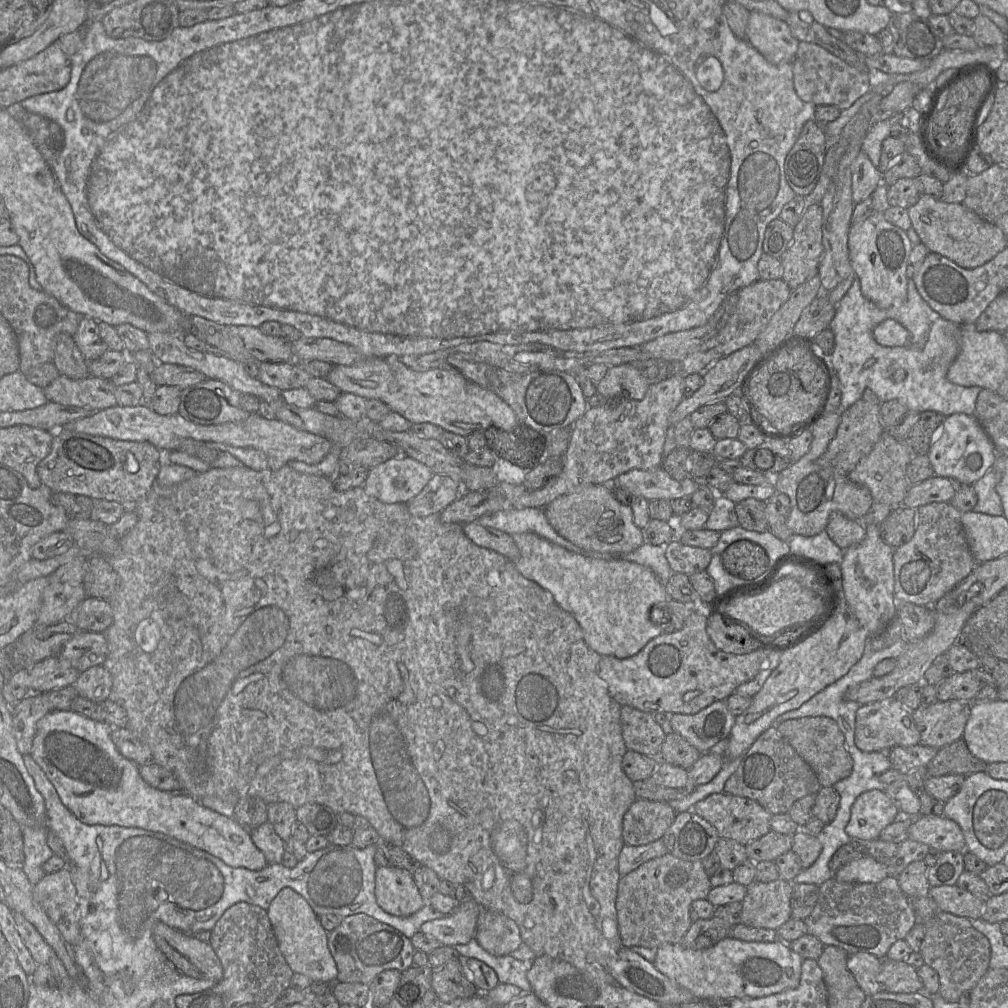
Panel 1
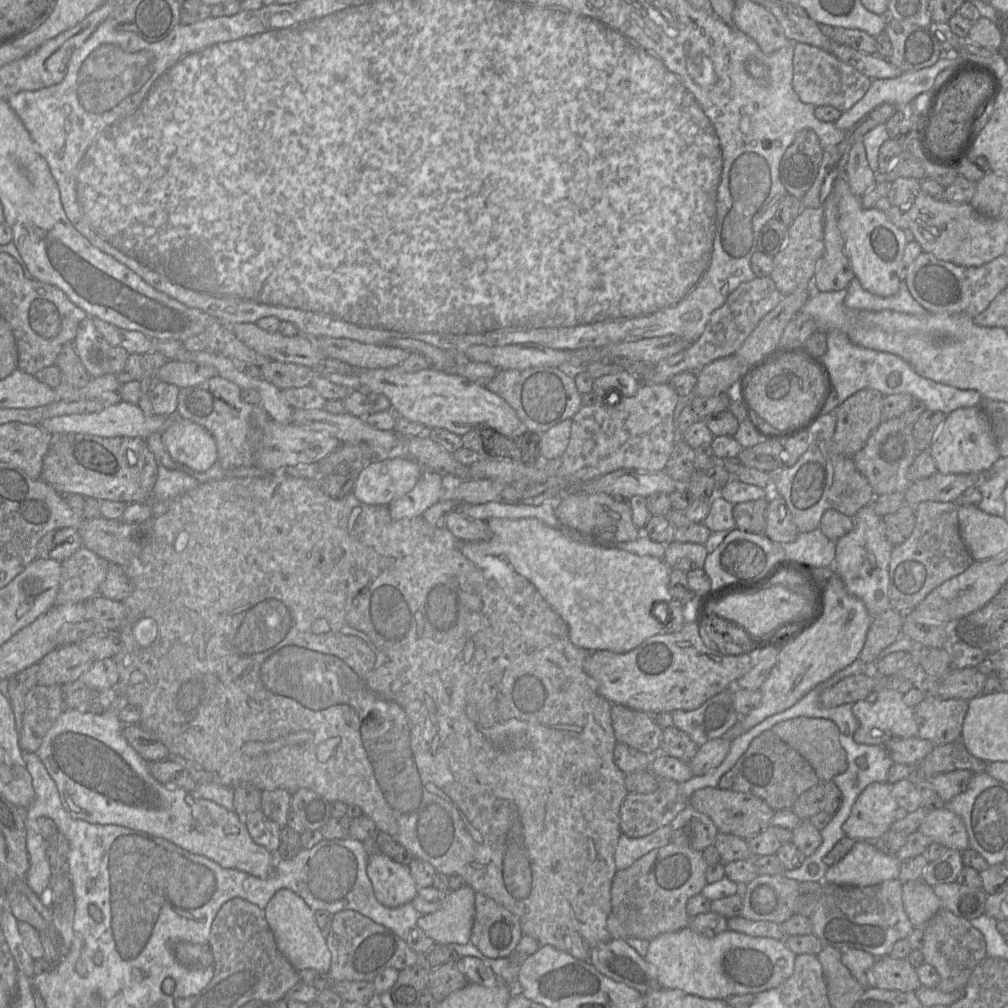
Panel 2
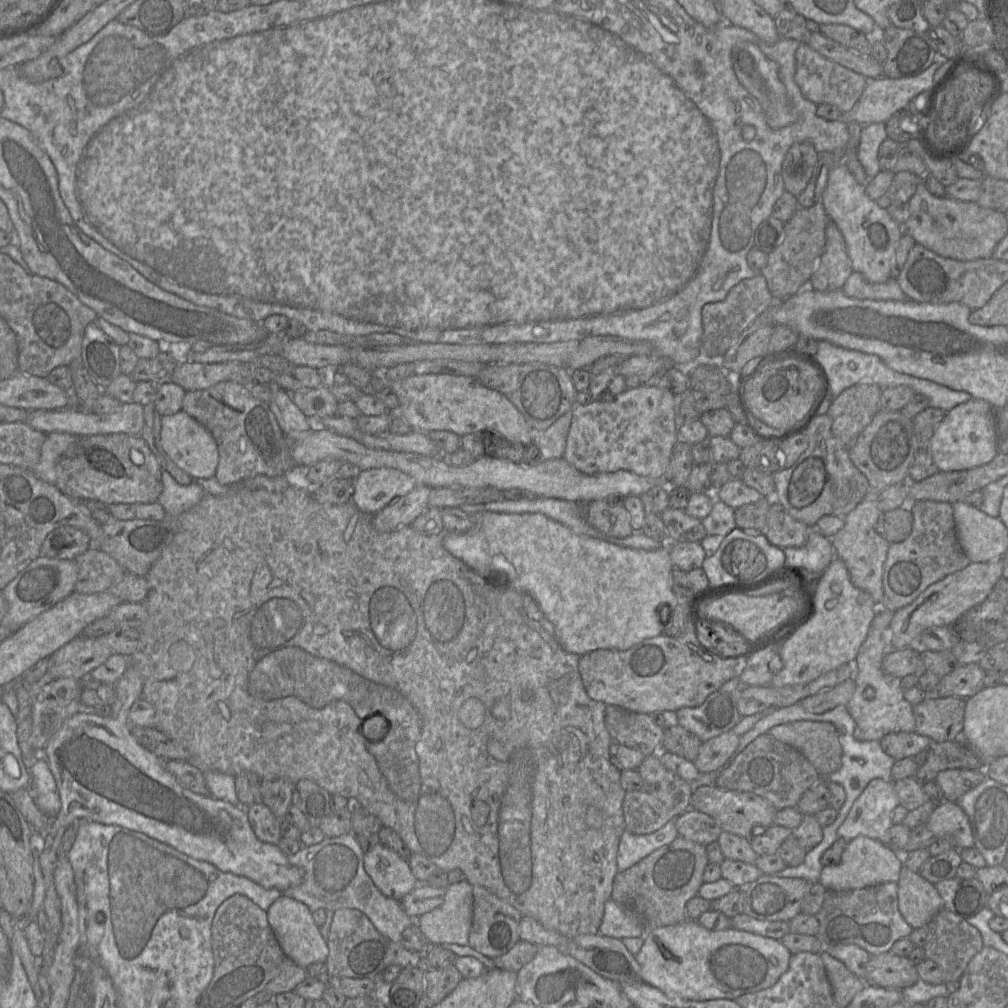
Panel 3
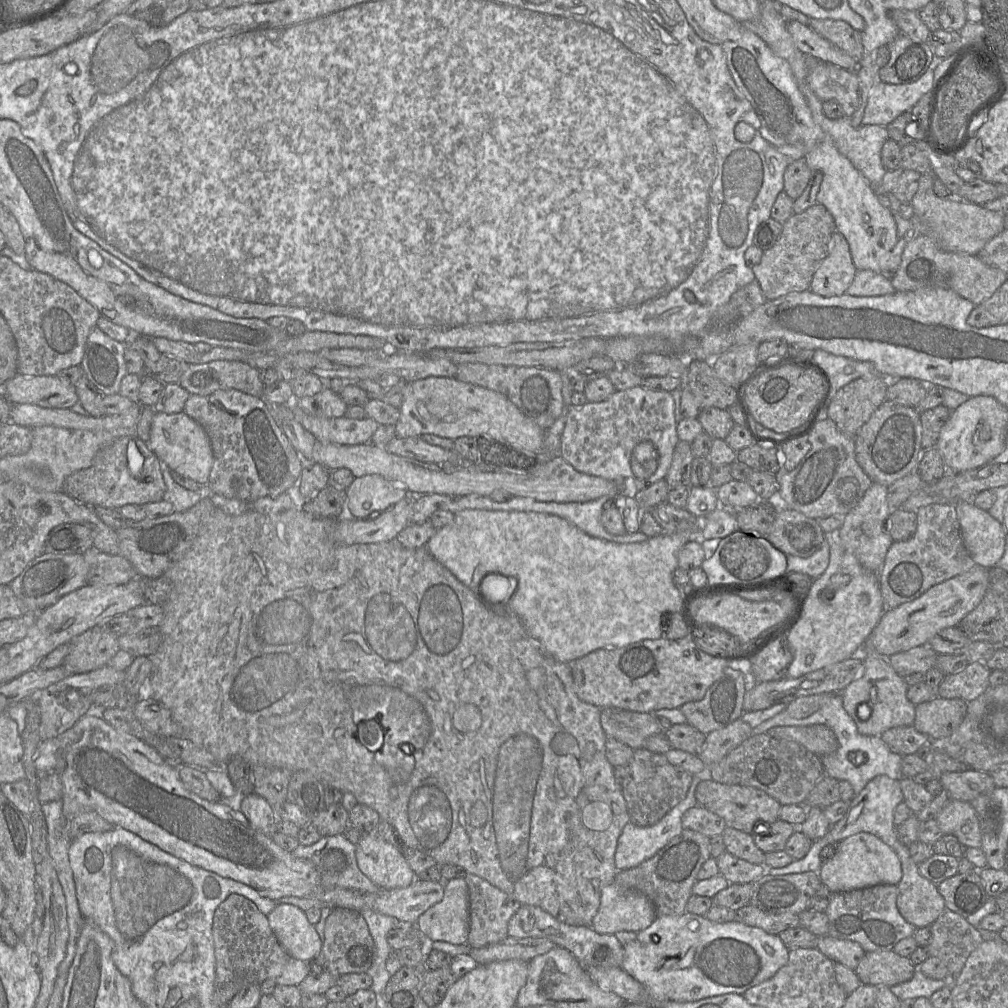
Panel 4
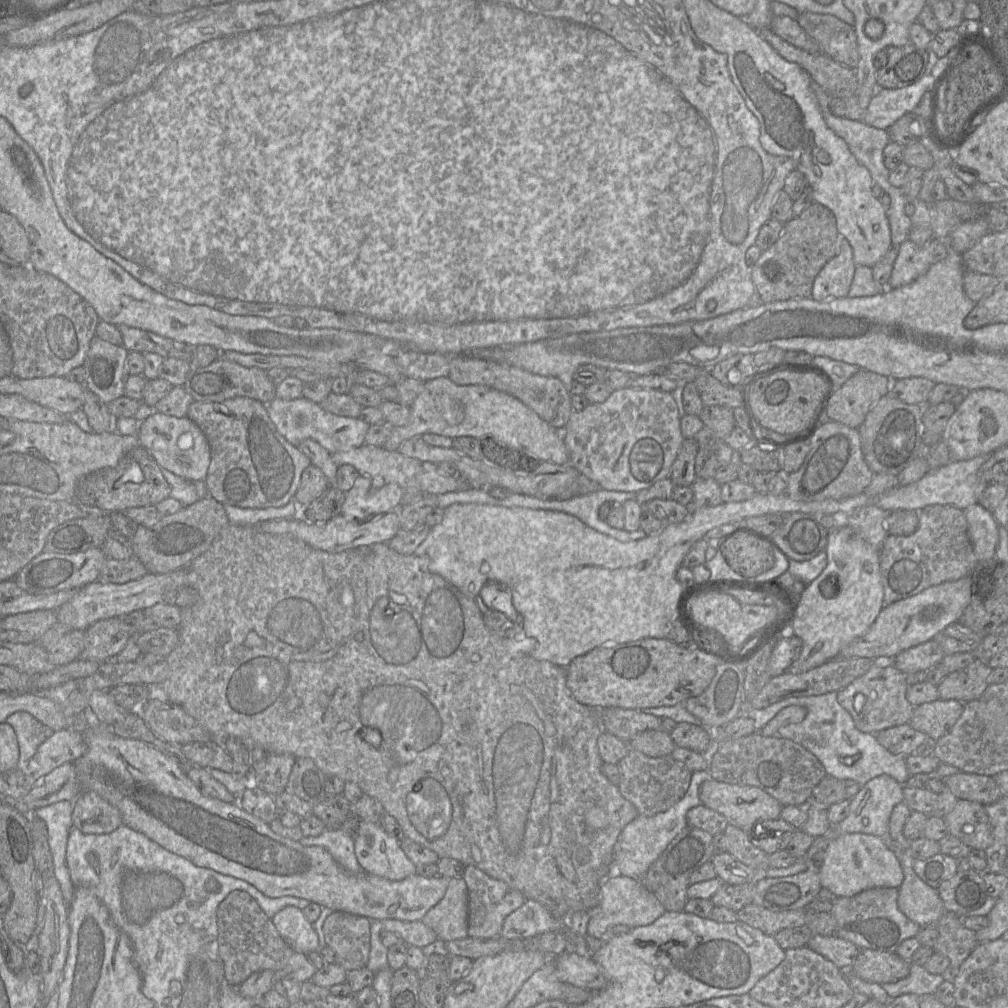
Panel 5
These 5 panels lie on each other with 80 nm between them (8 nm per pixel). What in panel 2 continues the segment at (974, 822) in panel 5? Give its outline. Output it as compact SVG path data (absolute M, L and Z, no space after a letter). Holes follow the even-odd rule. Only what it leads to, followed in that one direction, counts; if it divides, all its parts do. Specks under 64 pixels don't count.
M947 807L930 811L918 831L948 850L963 852L969 848L969 837L963 820Z

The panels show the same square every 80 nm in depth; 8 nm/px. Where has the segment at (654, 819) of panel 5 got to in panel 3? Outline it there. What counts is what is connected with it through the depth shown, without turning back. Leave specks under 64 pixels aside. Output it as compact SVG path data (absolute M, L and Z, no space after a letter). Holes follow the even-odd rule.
M671 819L663 827L650 834L634 834L625 829L618 846L618 870L623 871L632 867L653 851L675 840L678 837L675 821L676 819Z

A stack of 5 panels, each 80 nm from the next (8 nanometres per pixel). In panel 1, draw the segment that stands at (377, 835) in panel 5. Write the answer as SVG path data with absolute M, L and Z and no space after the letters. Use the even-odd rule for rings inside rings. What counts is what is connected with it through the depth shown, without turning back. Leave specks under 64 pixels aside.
M394 866L377 867L375 872L377 904L387 913L408 917L425 905L412 874Z

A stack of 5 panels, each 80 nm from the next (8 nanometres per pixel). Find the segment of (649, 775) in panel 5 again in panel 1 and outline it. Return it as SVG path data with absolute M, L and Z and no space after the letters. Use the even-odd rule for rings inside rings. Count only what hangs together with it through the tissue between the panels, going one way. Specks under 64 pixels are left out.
M636 798L622 817L623 842L644 845L662 839L676 815L667 802Z

